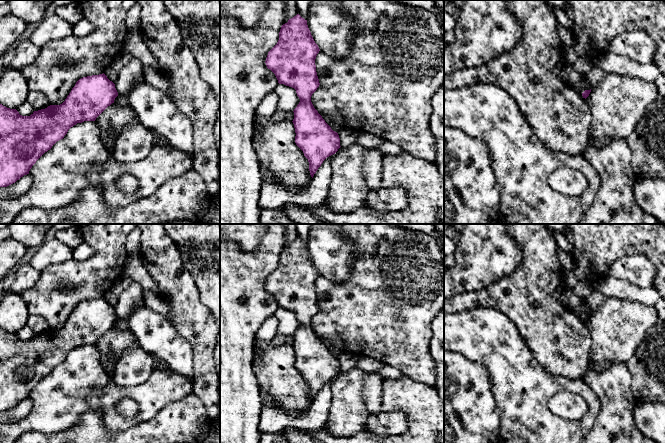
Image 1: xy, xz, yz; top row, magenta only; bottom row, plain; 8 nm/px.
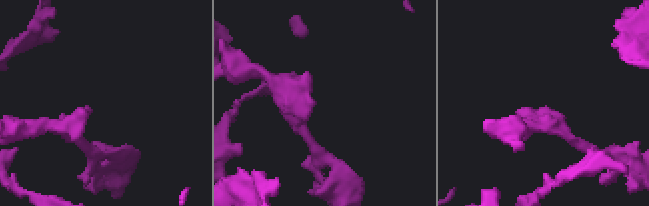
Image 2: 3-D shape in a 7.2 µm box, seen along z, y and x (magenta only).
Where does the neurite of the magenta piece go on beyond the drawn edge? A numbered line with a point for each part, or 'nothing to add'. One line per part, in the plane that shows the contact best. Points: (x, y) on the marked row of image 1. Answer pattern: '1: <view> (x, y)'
nothing to add

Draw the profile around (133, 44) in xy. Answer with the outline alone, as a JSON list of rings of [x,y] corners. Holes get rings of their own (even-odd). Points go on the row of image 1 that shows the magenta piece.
[[[129,29],[127,31],[123,43],[123,51],[129,53],[133,58],[138,59],[143,66],[152,67],[160,74],[166,71],[145,45],[141,30]]]

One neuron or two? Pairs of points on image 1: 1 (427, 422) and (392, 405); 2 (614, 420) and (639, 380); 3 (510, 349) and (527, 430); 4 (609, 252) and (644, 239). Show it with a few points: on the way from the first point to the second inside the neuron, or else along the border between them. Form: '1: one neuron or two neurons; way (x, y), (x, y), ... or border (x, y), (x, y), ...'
1: one neuron; way (418, 413), (410, 405), (401, 405)
2: two neurons; border (627, 367), (630, 373), (632, 393), (637, 402)
3: one neuron; way (513, 369), (521, 387), (524, 410)
4: one neuron; way (618, 243), (622, 239), (635, 239)

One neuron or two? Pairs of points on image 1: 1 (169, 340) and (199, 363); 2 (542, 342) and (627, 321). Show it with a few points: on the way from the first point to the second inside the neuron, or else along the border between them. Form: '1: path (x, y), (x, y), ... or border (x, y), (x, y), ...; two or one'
1: border (181, 337), (191, 346), (194, 376); two
2: border (585, 323), (591, 337), (591, 350), (589, 354); two

